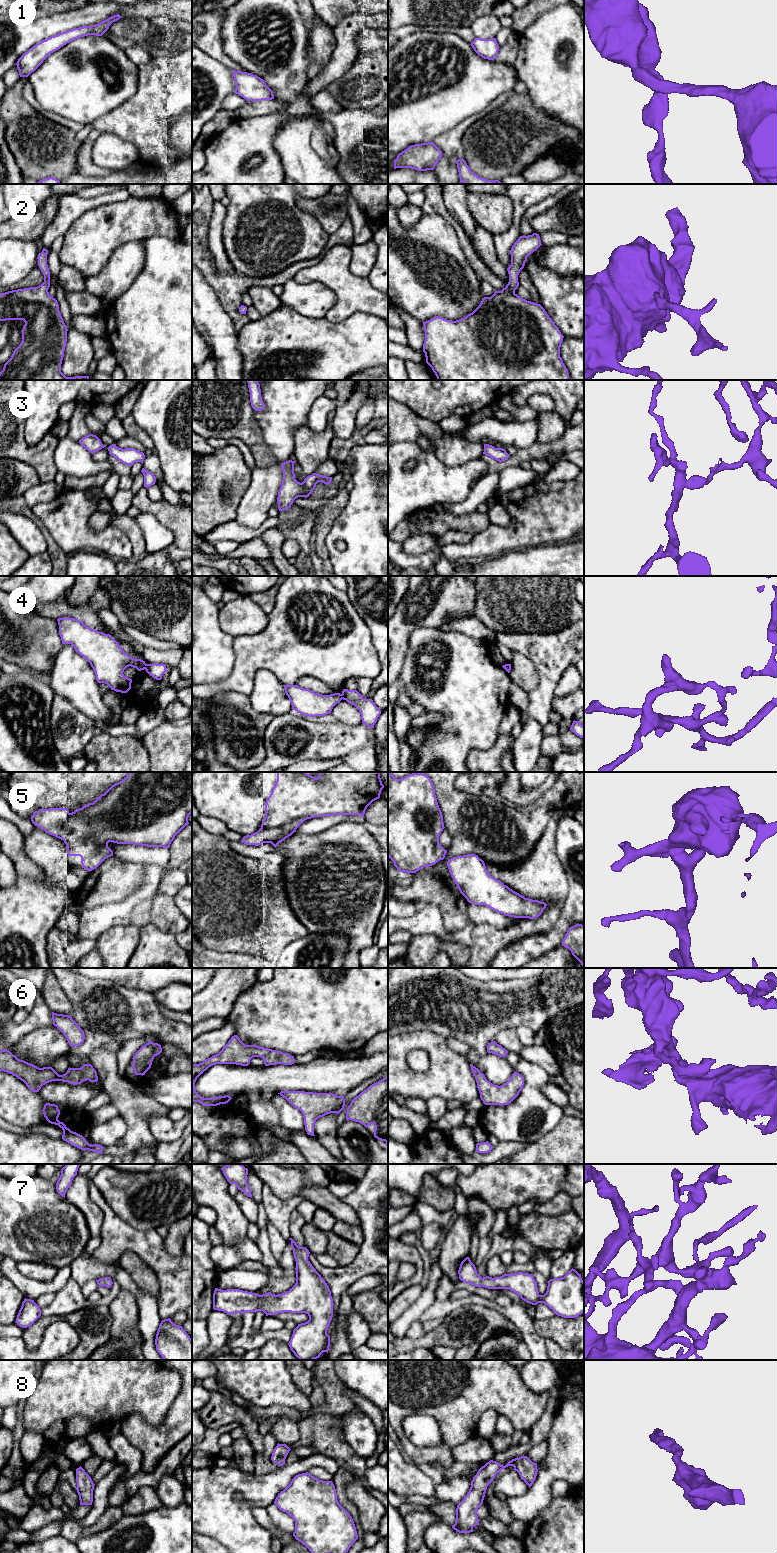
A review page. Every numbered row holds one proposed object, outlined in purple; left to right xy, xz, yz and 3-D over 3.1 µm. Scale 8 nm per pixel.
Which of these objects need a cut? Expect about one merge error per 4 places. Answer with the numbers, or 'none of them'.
4

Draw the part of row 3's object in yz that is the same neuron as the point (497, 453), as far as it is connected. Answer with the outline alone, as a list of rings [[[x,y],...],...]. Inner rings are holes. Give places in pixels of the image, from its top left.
[[[484,444],[484,452],[486,456],[489,456],[499,462],[502,462],[509,458],[509,454],[503,448],[495,448],[492,445]]]

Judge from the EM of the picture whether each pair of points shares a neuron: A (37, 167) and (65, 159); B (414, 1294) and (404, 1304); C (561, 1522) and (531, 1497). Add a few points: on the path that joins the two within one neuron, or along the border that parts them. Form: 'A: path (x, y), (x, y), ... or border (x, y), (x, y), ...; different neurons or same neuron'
A: path (44, 160), (58, 159); same neuron
B: path (412, 1296), (406, 1302); same neuron
C: border (554, 1497), (539, 1514), (526, 1523); different neurons

